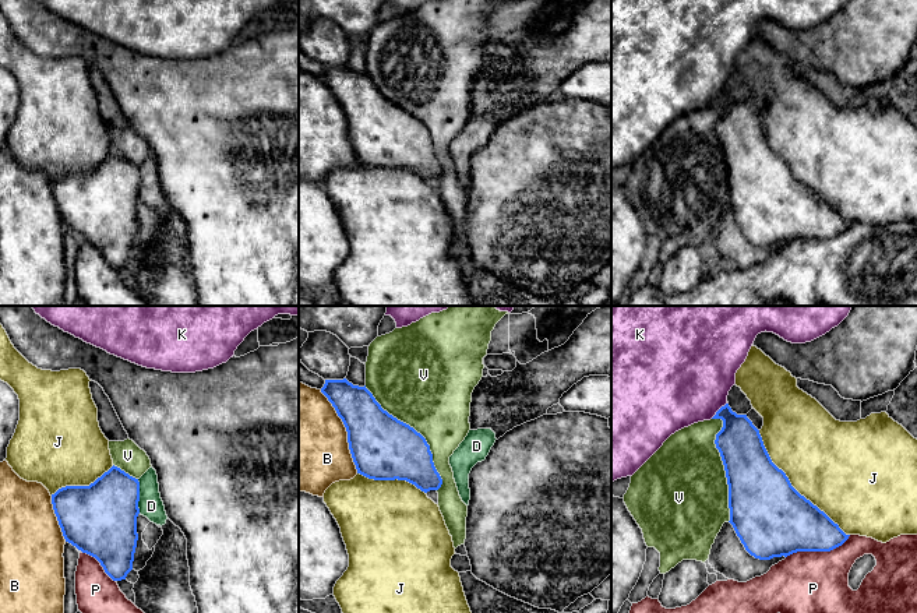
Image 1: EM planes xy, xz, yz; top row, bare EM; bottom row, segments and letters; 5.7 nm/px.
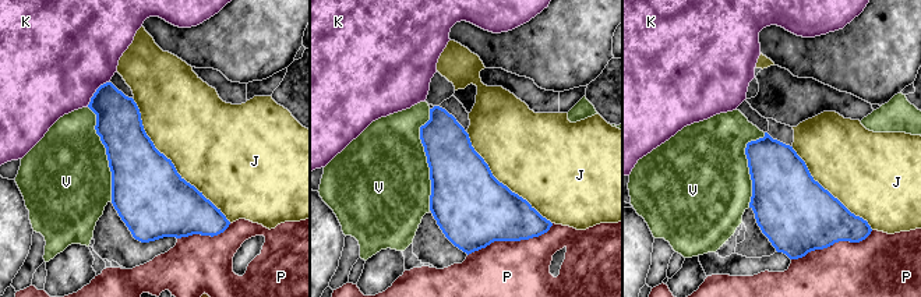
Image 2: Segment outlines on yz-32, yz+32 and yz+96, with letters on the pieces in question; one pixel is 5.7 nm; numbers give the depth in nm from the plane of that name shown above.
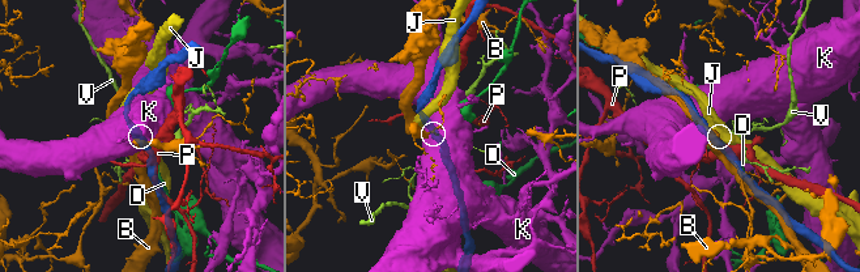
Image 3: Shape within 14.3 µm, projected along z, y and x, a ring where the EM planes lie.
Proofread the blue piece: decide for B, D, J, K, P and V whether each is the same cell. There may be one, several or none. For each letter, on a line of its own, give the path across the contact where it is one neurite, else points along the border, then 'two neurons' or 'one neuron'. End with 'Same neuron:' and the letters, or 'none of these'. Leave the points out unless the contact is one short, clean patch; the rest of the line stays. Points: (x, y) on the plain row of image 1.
B: two neurons
D: two neurons
J: one neuron
K: two neurons
P: two neurons
V: two neurons
Same neuron: J

